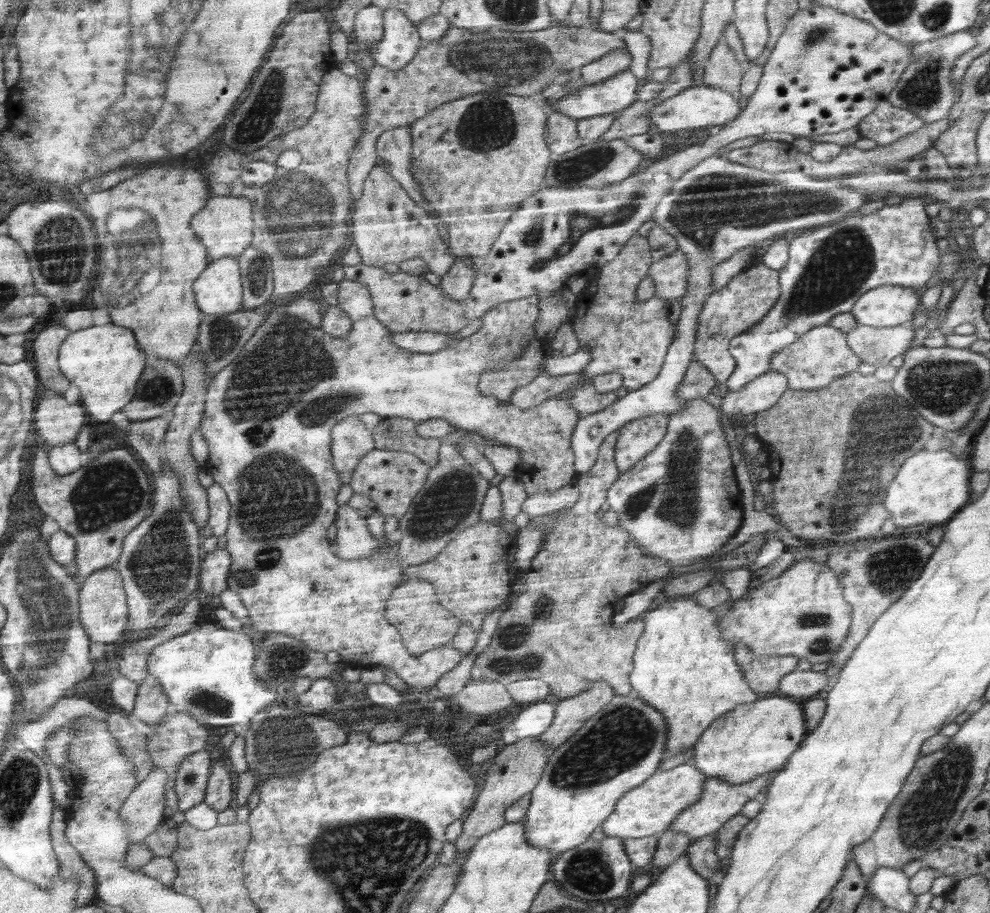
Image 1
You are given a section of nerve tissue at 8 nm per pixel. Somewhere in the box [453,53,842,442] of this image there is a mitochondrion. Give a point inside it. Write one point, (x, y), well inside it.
(703, 220)

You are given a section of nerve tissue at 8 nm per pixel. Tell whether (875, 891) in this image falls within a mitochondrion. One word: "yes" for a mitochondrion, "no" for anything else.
no

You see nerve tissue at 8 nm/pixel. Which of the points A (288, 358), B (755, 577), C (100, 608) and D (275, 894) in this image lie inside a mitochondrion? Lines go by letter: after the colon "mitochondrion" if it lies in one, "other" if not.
A: mitochondrion
B: other
C: other
D: other

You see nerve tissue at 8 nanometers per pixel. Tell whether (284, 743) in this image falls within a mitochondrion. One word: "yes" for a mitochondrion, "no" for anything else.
yes

